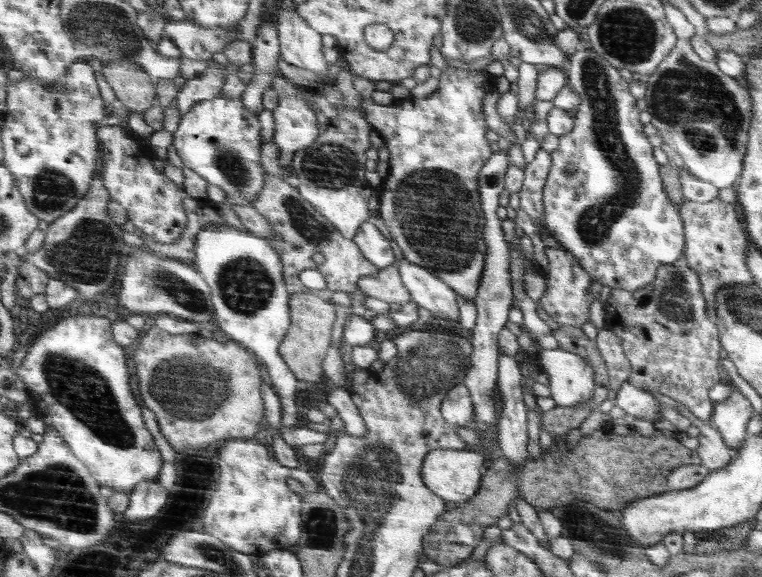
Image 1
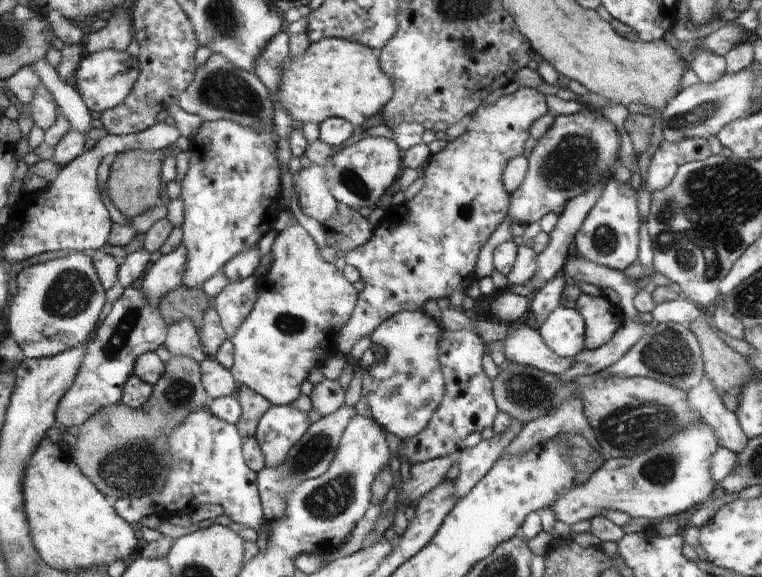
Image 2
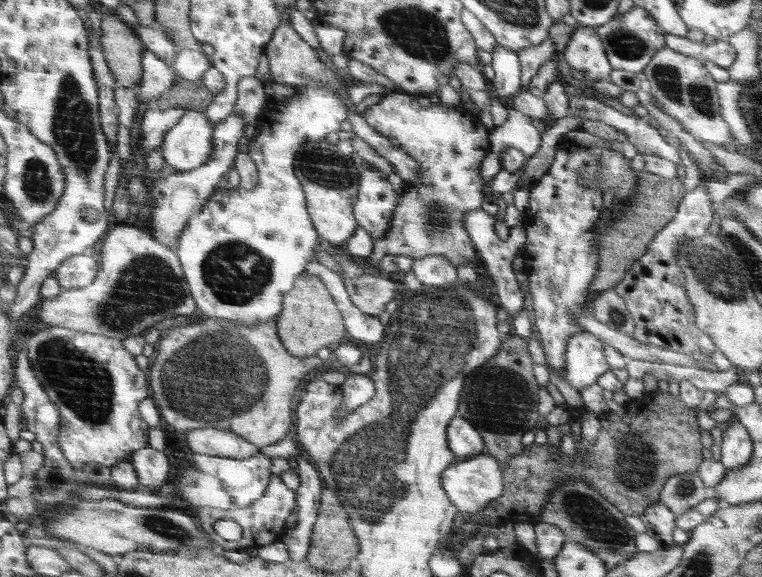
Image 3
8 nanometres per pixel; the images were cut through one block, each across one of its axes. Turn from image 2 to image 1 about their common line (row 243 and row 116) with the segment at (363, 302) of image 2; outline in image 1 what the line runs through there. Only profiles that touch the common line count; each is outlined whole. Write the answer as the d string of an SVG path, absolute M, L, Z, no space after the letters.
M448 67L441 72L438 90L424 98L411 97L395 99L391 104L388 104L388 106L376 105L370 97L360 98L360 109L364 111L366 121L370 122L370 125L373 126L373 130L382 136L390 154L389 175L379 184L379 212L384 220L386 228L388 228L388 232L390 232L390 236L392 236L394 242L396 242L400 250L402 250L404 259L418 264L418 266L422 266L424 270L428 270L434 274L434 276L438 276L438 278L444 280L444 282L454 290L455 294L460 294L462 298L472 299L472 303L474 303L476 292L478 292L478 284L480 284L480 278L482 278L482 272L484 272L484 258L486 258L486 243L484 242L484 238L482 238L482 236L484 236L486 219L484 219L482 206L480 206L478 174L482 166L486 164L486 160L492 156L490 142L486 140L486 132L488 132L489 125L485 120L484 111L484 98L486 94L489 94L492 90L497 90L496 76L490 76L485 71L465 71Z

